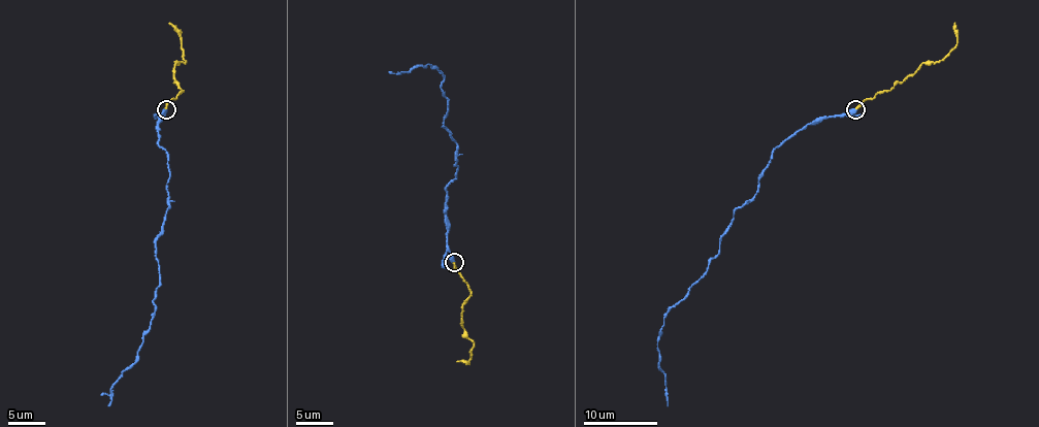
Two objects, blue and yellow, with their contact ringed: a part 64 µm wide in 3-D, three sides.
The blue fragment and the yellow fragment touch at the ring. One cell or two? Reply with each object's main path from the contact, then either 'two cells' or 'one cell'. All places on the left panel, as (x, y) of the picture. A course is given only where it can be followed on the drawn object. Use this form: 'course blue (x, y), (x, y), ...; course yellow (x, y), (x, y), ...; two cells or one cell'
course blue (165, 109), (158, 143), (165, 151), (169, 208), (156, 237), (156, 308), (107, 406); course yellow (165, 108), (182, 91), (174, 81), (174, 65), (186, 62), (180, 34), (169, 23); two cells

